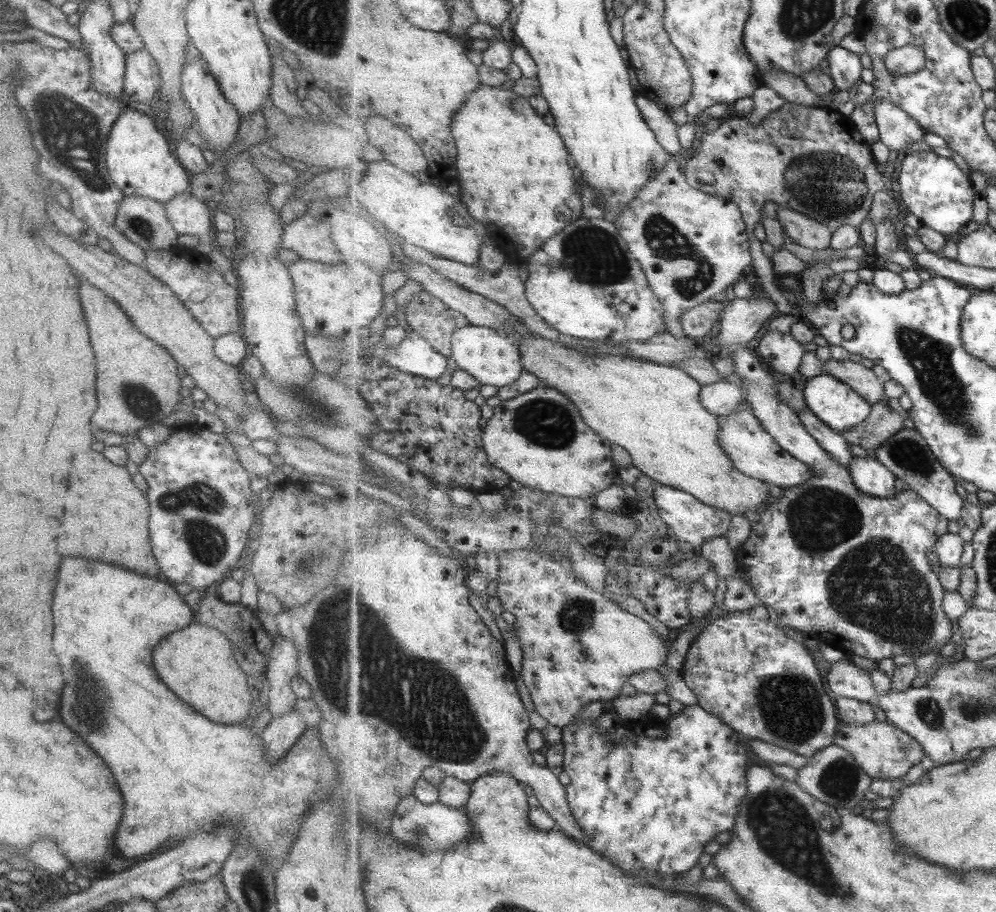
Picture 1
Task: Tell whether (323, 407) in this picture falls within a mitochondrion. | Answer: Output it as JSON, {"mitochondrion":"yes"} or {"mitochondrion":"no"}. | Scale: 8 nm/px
{"mitochondrion":"yes"}

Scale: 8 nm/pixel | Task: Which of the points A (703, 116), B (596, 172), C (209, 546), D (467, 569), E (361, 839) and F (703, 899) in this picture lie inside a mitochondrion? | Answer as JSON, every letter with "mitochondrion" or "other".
{"A":"other","B":"other","C":"mitochondrion","D":"other","E":"other","F":"other"}

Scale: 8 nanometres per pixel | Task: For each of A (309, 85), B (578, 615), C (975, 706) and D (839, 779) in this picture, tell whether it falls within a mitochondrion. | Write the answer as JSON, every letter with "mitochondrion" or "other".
{"A":"other","B":"mitochondrion","C":"mitochondrion","D":"mitochondrion"}

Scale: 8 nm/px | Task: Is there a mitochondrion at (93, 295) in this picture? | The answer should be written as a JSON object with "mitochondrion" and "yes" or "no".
{"mitochondrion":"no"}

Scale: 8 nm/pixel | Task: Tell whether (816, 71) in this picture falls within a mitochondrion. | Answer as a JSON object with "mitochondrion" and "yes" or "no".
{"mitochondrion":"no"}

